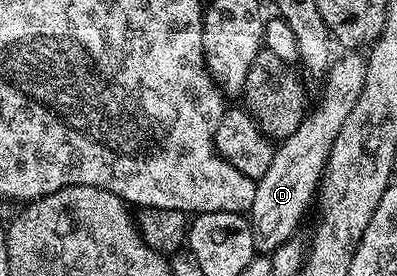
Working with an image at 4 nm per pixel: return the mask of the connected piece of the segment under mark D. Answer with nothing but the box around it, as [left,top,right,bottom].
[247,51,367,254]

